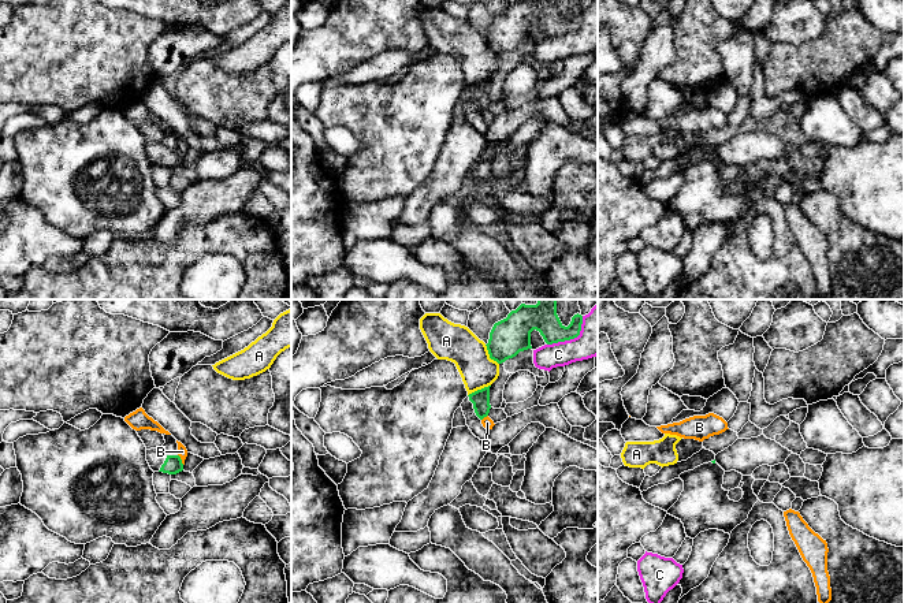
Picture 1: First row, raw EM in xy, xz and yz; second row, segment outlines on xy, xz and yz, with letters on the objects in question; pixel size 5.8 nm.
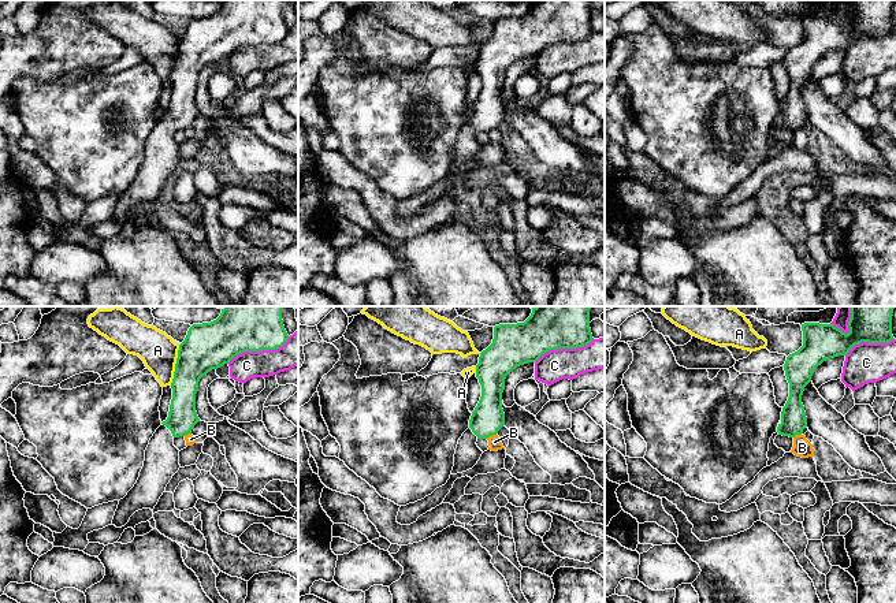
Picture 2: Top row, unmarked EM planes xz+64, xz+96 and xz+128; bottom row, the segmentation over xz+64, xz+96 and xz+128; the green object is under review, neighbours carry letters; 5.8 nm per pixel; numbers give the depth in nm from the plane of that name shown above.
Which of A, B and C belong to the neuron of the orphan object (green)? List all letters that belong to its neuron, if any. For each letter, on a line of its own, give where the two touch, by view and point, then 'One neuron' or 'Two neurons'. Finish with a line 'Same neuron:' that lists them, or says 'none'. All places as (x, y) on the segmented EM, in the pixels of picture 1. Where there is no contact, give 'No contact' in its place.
A: Touches green at xz (479, 390). Two neurons
B: Touches green at xy (181, 460). Two neurons
C: Touches green at xz (572, 338). Two neurons
Same neuron: none

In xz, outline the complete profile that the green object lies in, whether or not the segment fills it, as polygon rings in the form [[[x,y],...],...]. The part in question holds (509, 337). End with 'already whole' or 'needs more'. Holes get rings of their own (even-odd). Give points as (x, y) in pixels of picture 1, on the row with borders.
[[[537,299],[536,305],[521,304],[506,319],[494,324],[487,346],[490,358],[498,364],[532,349],[531,332],[539,331],[547,345],[574,339],[580,335],[583,316],[574,314],[565,327],[557,314],[557,299]]]; already whole

